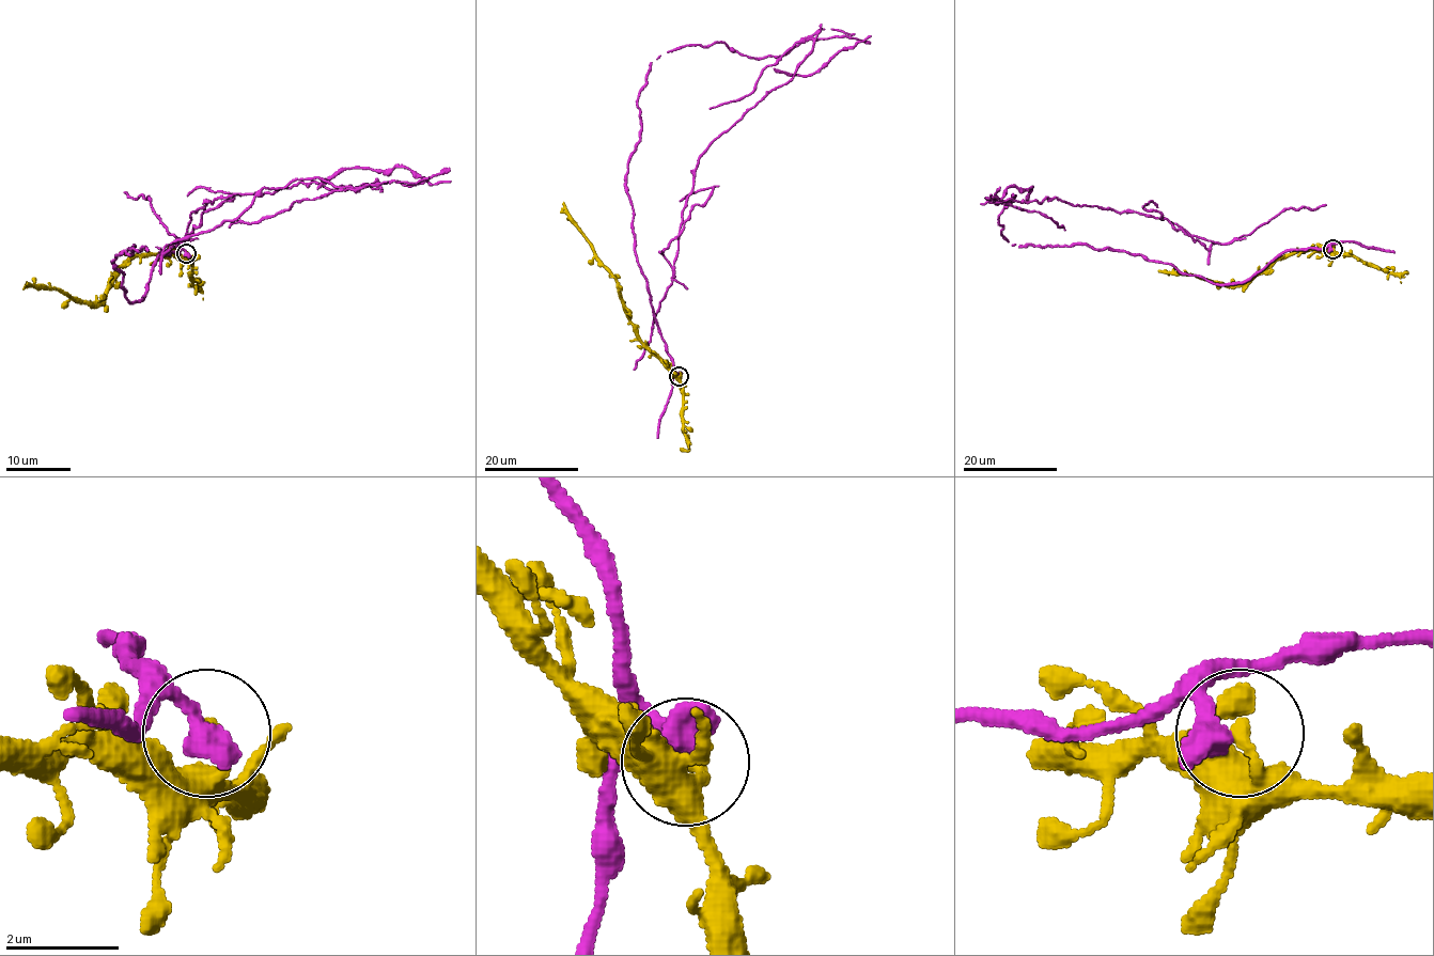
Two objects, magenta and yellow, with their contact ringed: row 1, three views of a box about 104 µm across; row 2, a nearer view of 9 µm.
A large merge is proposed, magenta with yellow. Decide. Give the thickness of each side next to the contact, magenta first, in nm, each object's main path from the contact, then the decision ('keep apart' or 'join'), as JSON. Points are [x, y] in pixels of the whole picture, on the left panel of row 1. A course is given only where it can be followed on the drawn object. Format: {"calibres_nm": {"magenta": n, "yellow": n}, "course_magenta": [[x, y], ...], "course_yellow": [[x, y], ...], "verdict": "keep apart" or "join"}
{"calibres_nm": {"magenta": 550, "yellow": 280}, "course_magenta": [[187, 253], [127, 300], [113, 261], [134, 246], [295, 179], [371, 186], [235, 192], [180, 246], [124, 191]], "course_yellow": [[186, 253], [184, 257], [136, 254], [120, 267], [99, 303], [82, 303], [61, 291], [39, 288], [27, 282]], "verdict": "keep apart"}

